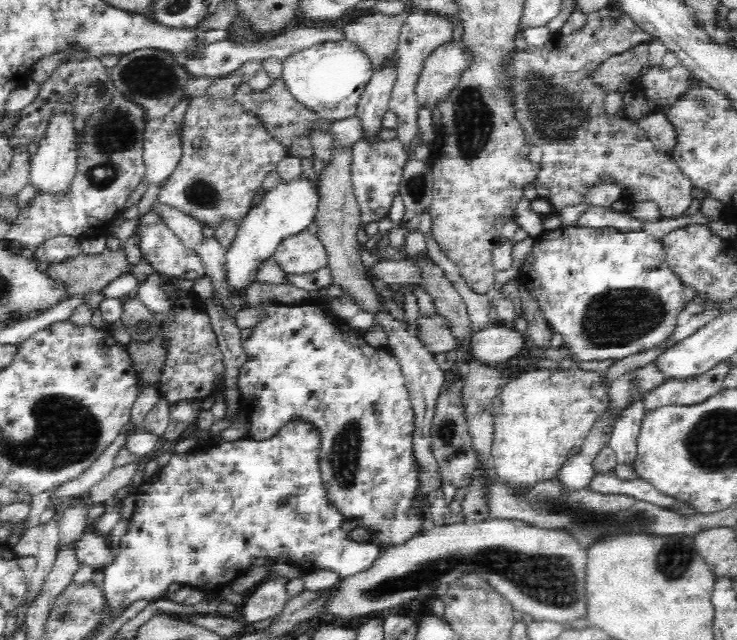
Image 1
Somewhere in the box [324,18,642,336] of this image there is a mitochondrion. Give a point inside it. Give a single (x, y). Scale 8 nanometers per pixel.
(557, 115)

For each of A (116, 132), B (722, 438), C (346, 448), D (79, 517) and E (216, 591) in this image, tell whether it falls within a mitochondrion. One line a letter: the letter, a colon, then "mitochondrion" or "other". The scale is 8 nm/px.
A: mitochondrion
B: mitochondrion
C: mitochondrion
D: other
E: other

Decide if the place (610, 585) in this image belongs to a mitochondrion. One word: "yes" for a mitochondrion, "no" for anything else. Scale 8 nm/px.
no

